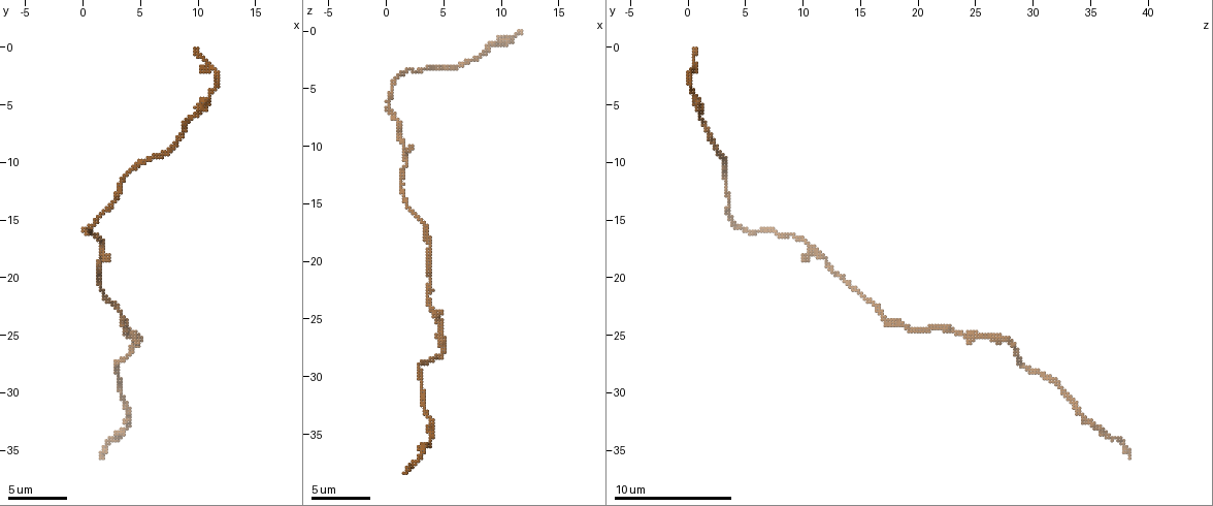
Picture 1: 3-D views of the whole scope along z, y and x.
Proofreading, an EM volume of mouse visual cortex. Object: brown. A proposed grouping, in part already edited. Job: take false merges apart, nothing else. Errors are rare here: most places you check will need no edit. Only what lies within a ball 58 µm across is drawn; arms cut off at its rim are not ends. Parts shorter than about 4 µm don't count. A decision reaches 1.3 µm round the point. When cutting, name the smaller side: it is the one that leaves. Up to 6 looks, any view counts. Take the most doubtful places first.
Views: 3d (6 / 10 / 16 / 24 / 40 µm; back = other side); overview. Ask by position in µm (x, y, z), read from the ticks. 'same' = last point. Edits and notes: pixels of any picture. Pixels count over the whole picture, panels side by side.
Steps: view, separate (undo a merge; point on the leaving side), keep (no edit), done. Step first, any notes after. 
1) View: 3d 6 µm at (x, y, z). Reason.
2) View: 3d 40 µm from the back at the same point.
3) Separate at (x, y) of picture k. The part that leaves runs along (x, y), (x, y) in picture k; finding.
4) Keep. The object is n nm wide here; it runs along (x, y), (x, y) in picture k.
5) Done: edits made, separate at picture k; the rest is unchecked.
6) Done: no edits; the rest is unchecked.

View: 3d 10 µm at (3.2, 30.0, 32.4). Thin neck.

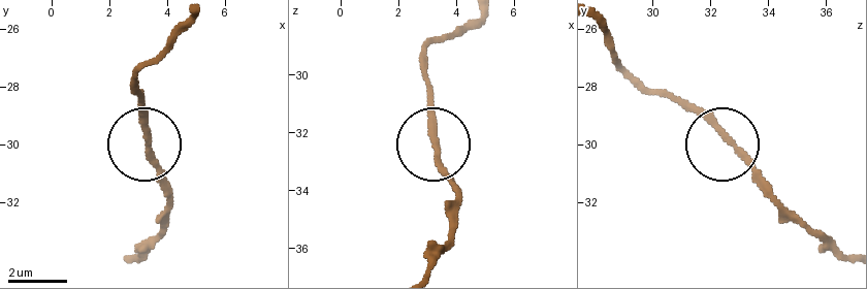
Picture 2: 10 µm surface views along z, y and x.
View: 3d 6 µm at (3.4, 29.8, 32.7).

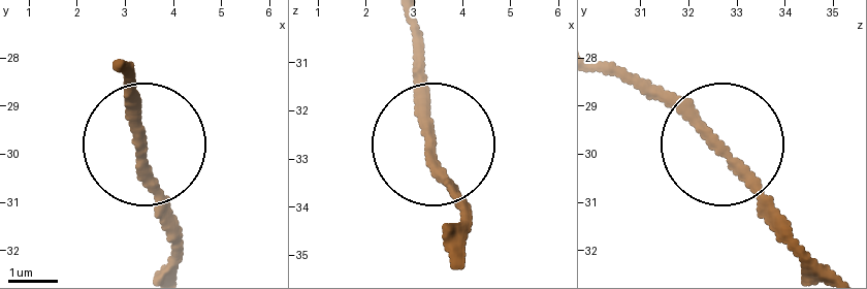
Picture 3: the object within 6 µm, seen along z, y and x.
Keep. It runs along (409, 24), (417, 110), (467, 242) in picture 3; continuous, no second cell.

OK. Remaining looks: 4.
View: 3d 10 µm at (4.6, 26.0, 28.2). Calibre changes.

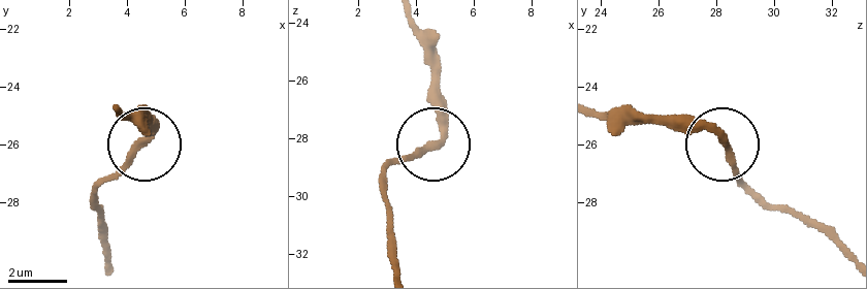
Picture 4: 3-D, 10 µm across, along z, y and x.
View: 3d 6 µm at (4.6, 25.9, 28.3).

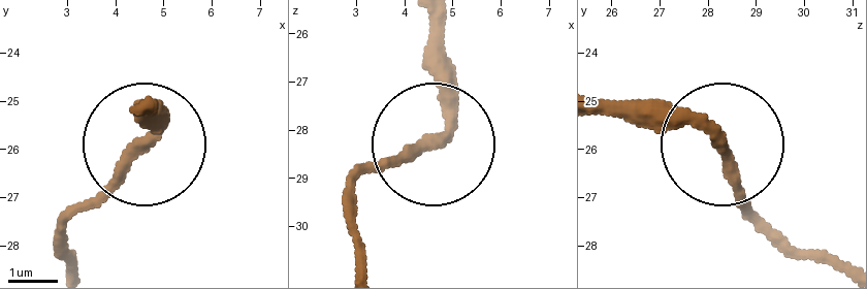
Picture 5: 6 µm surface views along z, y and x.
Keep. It runs along (434, 26), (442, 137), (351, 170) in picture 5; one cell here.

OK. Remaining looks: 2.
View: 3d 16 µm at (1.6, 18.2, 11.6). Calibre changes.

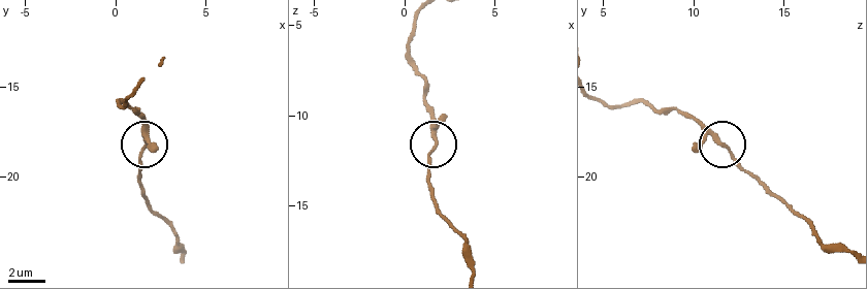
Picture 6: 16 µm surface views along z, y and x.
View: 3d 6 µm at (1.7, 18.3, 11.8).

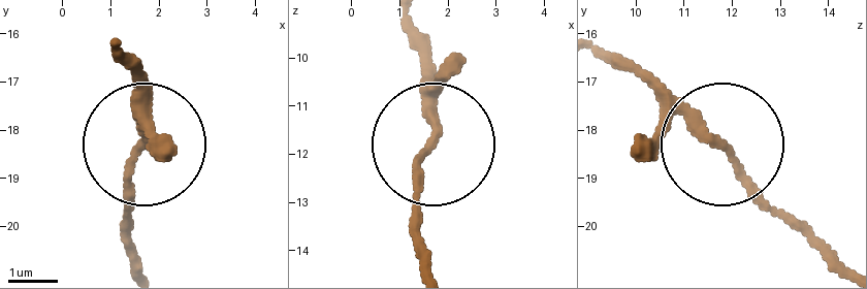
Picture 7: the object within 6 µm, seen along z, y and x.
Keep. It runs along (413, 237), (413, 175), (438, 130), (429, 61) in picture 7; continuous, no second cell.

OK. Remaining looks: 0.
Done: no edits; the rest is unchecked.

